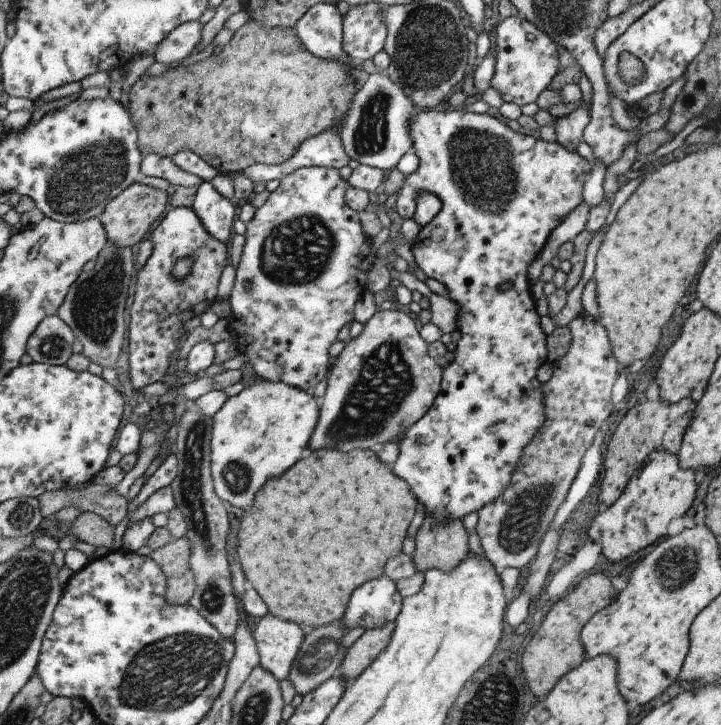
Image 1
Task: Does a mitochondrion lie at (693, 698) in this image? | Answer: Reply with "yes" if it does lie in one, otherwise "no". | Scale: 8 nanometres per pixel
no

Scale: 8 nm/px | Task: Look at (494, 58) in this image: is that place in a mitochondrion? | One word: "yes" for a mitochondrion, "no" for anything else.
no

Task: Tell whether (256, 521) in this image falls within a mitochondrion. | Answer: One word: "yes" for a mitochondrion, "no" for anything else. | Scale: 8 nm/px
no

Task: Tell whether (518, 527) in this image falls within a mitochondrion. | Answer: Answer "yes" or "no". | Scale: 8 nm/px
yes

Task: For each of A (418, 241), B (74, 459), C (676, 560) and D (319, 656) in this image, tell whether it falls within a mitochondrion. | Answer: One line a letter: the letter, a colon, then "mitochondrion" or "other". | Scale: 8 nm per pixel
A: other
B: other
C: mitochondrion
D: mitochondrion

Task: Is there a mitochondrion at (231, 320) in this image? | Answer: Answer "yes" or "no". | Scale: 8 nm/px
no

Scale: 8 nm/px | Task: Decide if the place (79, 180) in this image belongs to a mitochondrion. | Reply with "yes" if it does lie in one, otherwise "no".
yes

